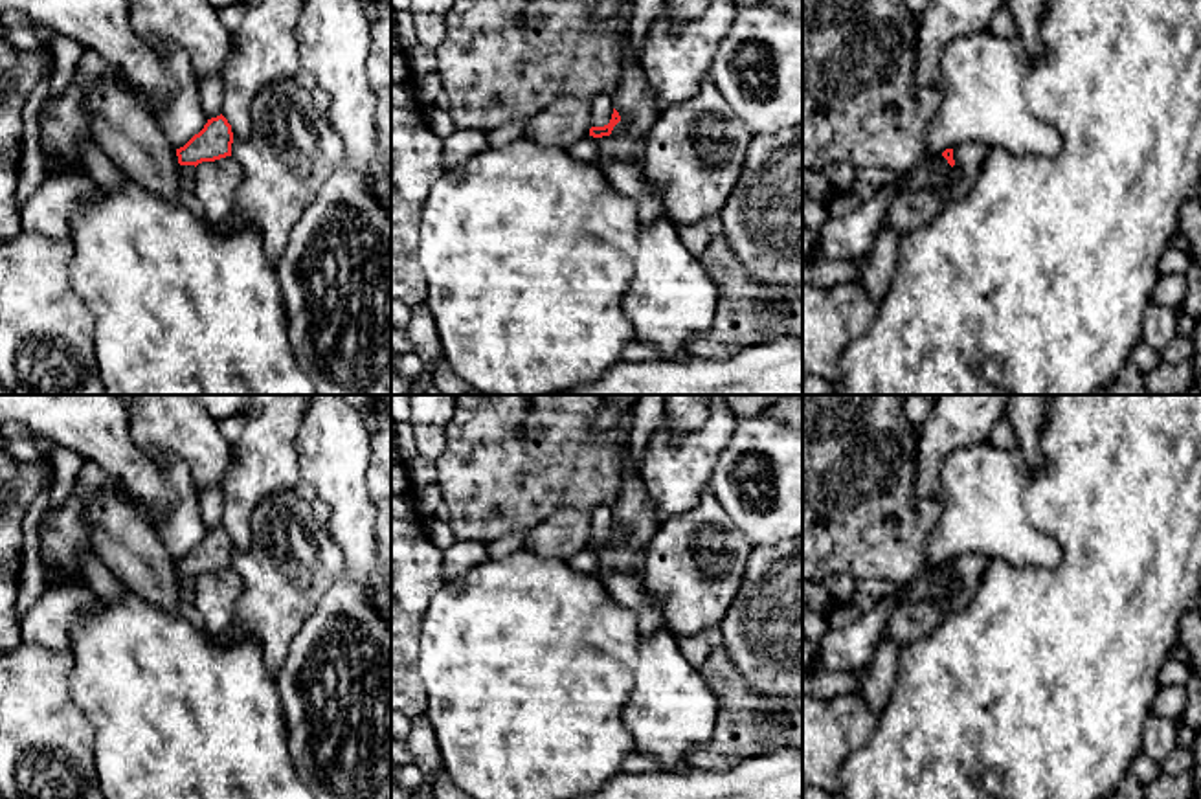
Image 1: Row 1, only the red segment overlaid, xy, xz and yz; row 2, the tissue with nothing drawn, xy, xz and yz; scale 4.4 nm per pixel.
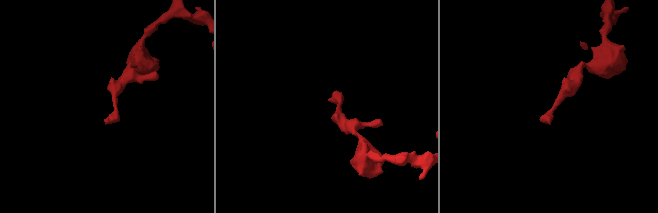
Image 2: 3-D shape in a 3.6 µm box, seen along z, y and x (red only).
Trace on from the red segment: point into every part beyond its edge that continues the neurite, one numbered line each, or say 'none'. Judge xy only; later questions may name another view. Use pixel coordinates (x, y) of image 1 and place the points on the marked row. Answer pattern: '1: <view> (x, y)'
none

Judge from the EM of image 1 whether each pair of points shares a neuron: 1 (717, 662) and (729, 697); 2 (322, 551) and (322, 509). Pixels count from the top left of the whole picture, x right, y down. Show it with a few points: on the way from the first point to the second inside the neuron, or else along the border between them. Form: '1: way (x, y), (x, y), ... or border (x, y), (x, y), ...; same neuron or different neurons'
1: way (718, 671), (729, 687); same neuron
2: border (309, 502), (311, 513), (324, 524); different neurons

